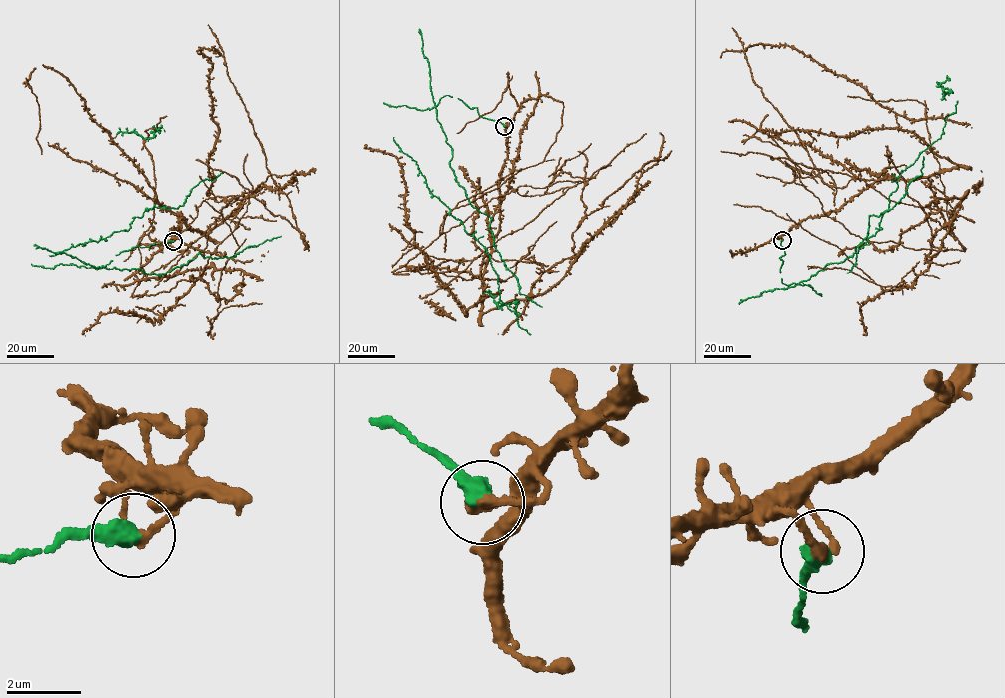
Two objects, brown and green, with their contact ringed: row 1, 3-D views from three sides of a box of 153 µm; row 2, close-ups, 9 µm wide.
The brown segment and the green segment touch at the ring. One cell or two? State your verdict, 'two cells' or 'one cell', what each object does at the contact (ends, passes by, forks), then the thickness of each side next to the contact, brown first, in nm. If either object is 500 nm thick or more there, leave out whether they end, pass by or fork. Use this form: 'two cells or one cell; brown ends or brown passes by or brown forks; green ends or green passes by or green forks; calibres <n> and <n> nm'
two cells; calibres 260 and 550 nm

